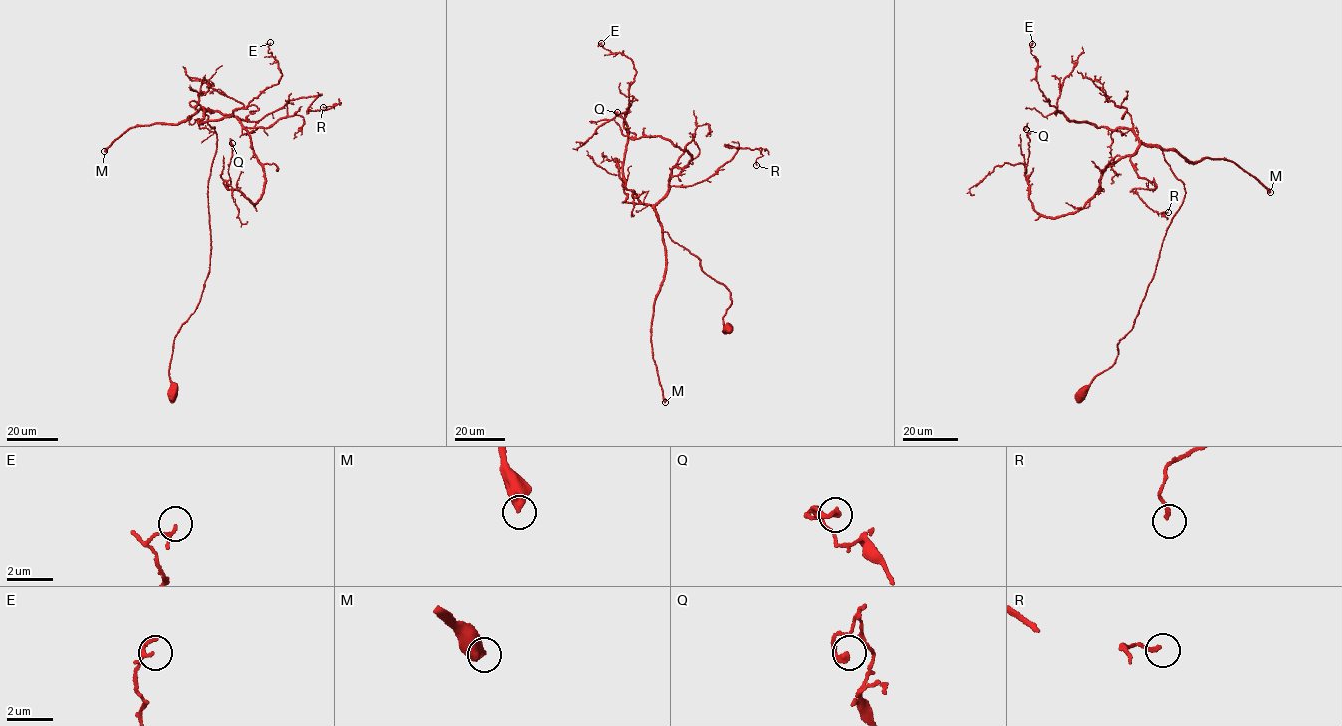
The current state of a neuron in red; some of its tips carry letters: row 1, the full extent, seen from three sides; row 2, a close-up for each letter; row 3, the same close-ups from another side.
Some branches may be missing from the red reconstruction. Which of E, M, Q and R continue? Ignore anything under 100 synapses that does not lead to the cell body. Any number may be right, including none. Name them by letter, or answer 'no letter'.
M

